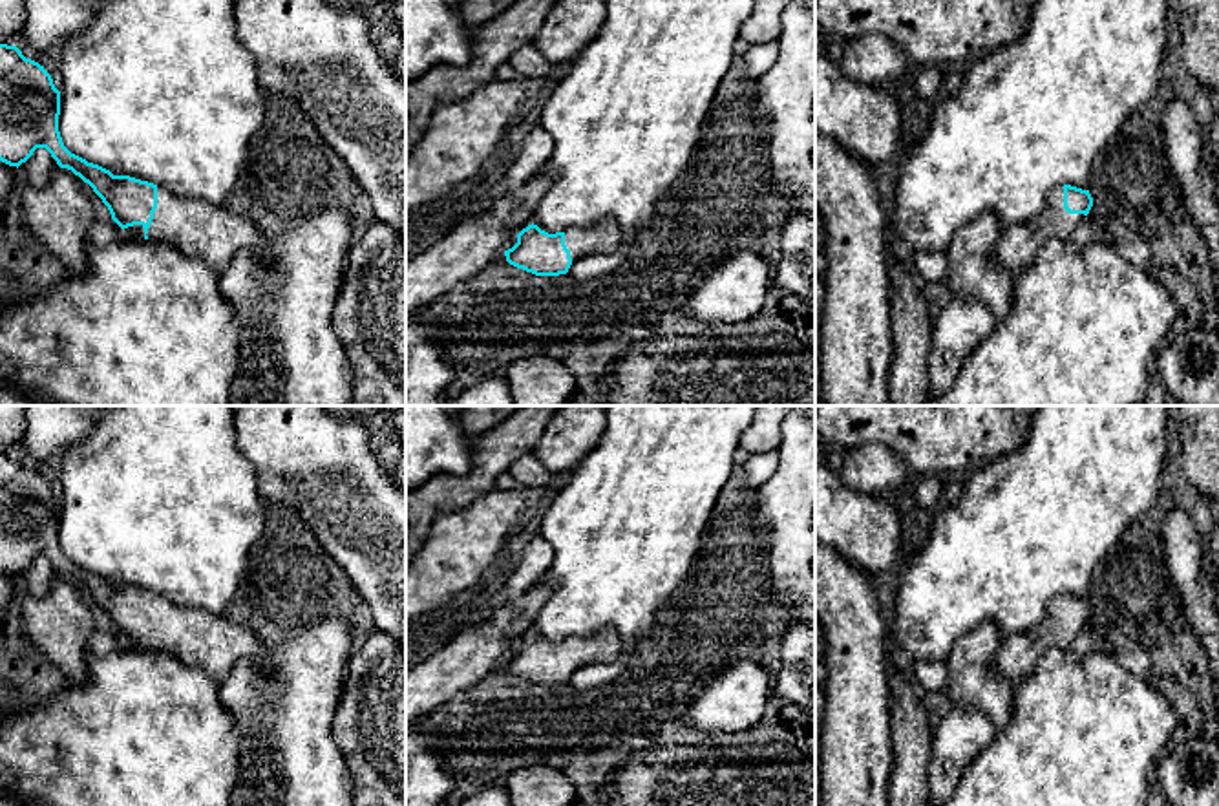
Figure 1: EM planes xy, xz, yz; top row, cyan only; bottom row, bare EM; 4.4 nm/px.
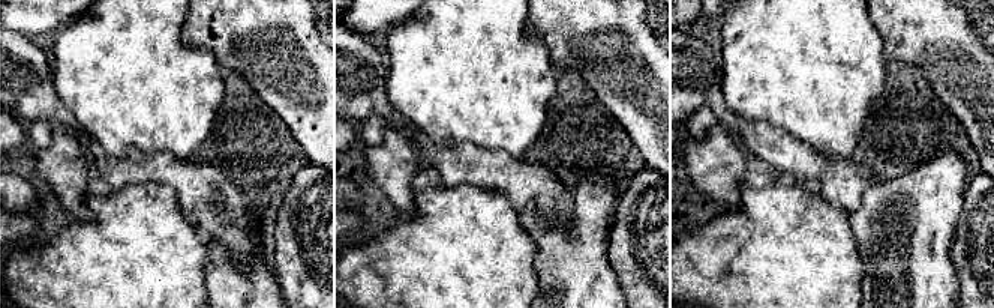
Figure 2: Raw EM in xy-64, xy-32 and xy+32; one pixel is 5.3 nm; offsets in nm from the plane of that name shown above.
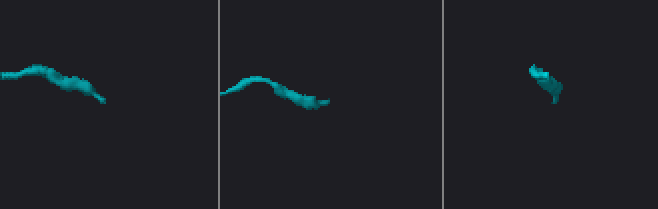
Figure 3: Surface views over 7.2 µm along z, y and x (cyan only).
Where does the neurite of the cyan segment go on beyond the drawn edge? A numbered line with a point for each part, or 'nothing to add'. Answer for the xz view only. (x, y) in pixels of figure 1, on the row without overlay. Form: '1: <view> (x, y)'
1: xz (605, 646)

